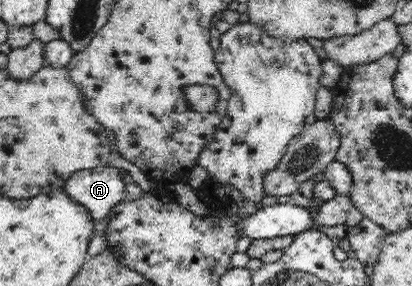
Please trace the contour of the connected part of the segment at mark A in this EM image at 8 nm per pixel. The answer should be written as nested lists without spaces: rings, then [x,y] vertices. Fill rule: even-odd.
[[[109,165],[94,169],[82,168],[72,173],[63,185],[63,191],[83,205],[96,223],[106,219],[111,209],[128,196],[120,169]]]

